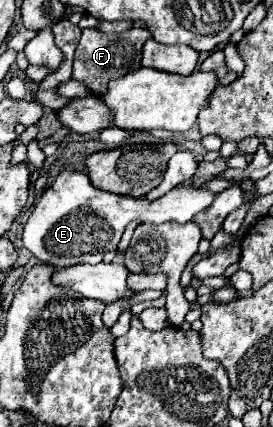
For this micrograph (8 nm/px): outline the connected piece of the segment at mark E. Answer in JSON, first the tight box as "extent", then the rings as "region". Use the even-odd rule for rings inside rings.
{"extent":[22,166,214,266],"region":[[[64,166],[50,182],[50,186],[44,190],[44,194],[40,196],[40,202],[36,204],[36,208],[32,210],[24,232],[22,232],[22,242],[24,246],[44,264],[52,264],[52,266],[72,266],[72,264],[98,264],[102,262],[104,254],[110,250],[116,250],[122,232],[126,230],[126,226],[132,220],[140,220],[140,224],[162,224],[168,220],[174,220],[178,224],[186,224],[192,220],[194,214],[202,212],[210,202],[214,200],[212,192],[204,192],[200,188],[194,186],[180,186],[170,190],[168,194],[164,194],[158,200],[148,200],[148,198],[124,198],[118,194],[108,194],[104,190],[96,190],[88,176],[82,174],[80,170],[72,168],[72,166]]]}

